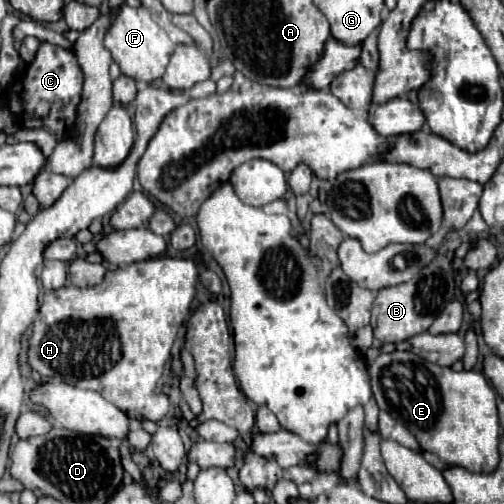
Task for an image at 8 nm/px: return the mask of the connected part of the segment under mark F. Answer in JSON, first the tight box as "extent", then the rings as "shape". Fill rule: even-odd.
{"extent":[105,5,175,83],"shape":[[[121,5],[119,11],[113,17],[111,29],[105,35],[105,47],[111,51],[113,61],[119,65],[121,73],[127,77],[133,77],[135,81],[153,83],[159,81],[165,73],[165,67],[169,63],[169,57],[173,55],[175,43],[167,37],[167,33],[151,19],[151,13],[145,7],[129,7]]]}

